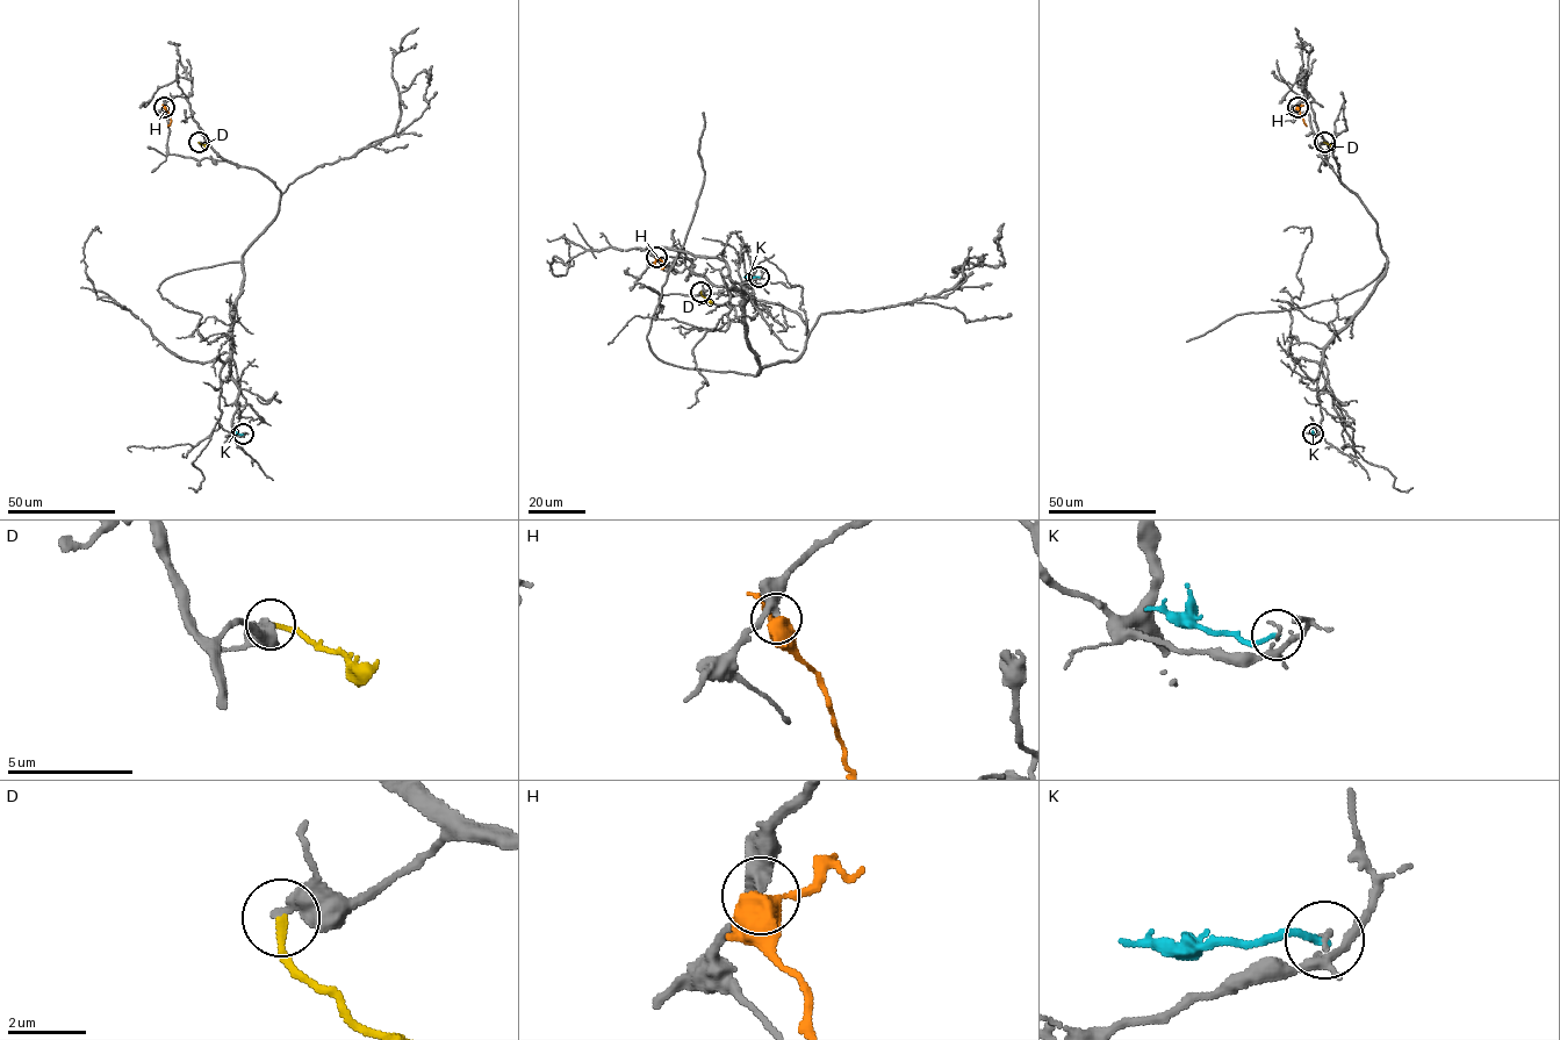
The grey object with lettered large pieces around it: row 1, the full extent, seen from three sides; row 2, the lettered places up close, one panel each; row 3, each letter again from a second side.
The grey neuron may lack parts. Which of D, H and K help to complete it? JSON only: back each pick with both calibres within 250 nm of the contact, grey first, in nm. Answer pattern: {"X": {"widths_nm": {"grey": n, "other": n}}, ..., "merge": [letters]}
{"merge": []}

